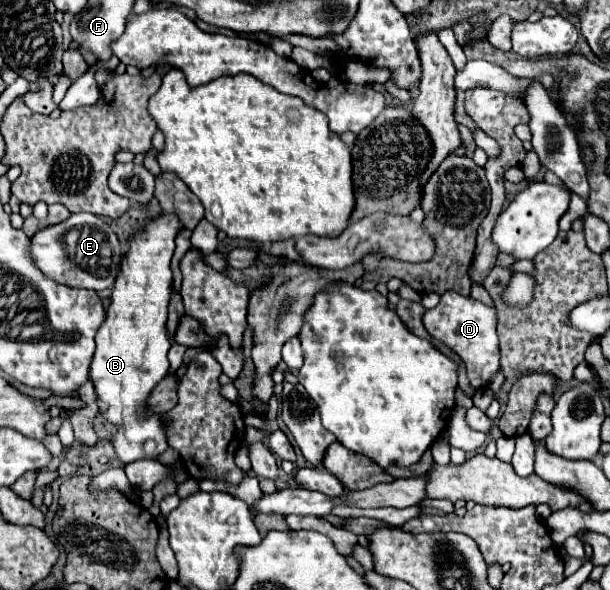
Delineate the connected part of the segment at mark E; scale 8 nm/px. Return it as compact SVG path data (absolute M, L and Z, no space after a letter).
M72 213L62 223L42 227L30 241L34 265L48 279L70 287L84 287L94 291L112 287L124 257L116 233L106 221L92 213Z

